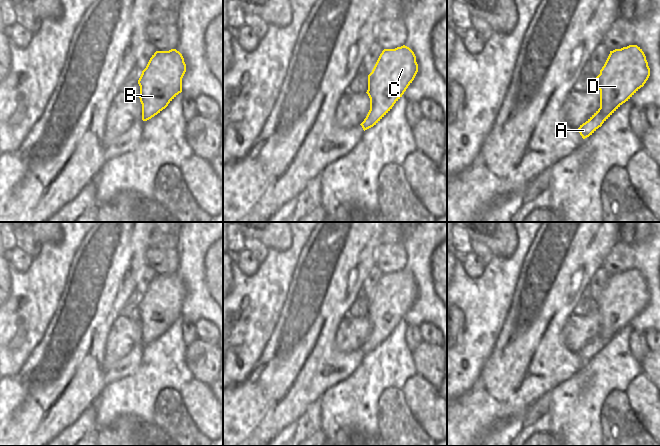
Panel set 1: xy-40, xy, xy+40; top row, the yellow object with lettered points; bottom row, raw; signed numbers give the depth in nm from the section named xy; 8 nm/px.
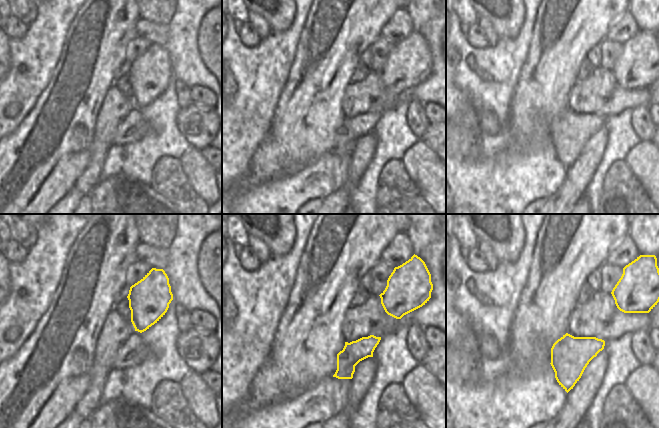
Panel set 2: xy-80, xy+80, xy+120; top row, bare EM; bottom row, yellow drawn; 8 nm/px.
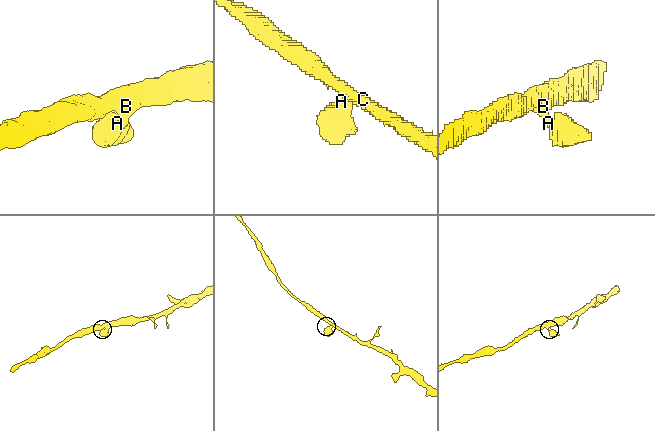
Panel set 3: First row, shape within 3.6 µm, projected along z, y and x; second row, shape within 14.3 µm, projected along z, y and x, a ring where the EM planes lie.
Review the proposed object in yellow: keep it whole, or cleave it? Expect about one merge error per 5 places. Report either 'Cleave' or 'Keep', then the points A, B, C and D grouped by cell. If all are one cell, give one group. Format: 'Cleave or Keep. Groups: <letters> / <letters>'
Keep. Groups: A B C D.

